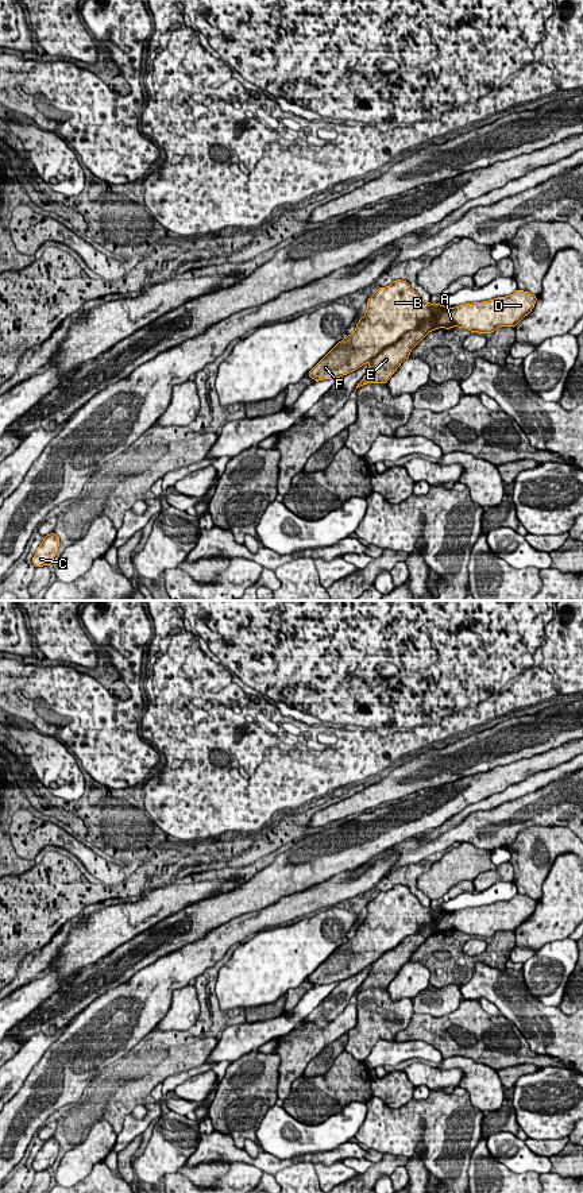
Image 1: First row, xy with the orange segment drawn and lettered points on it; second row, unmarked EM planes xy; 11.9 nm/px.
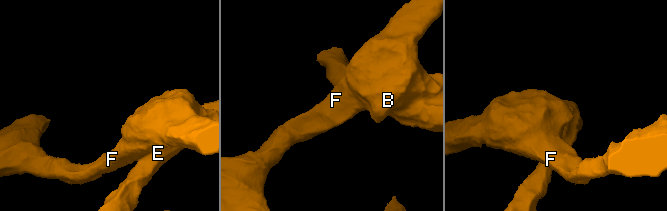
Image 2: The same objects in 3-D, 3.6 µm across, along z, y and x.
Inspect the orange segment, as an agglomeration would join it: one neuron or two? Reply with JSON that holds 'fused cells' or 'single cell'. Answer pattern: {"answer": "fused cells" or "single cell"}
{"answer": "fused cells"}

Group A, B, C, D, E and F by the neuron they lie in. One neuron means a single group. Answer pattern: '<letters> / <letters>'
A B C D F / E

